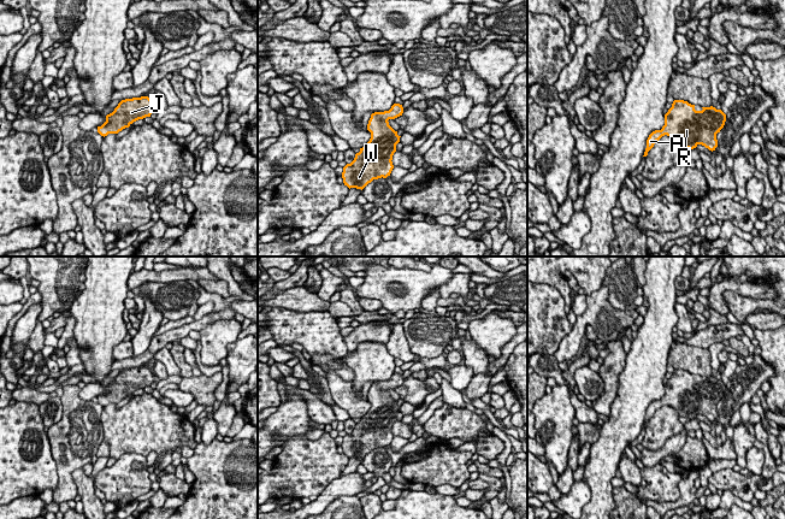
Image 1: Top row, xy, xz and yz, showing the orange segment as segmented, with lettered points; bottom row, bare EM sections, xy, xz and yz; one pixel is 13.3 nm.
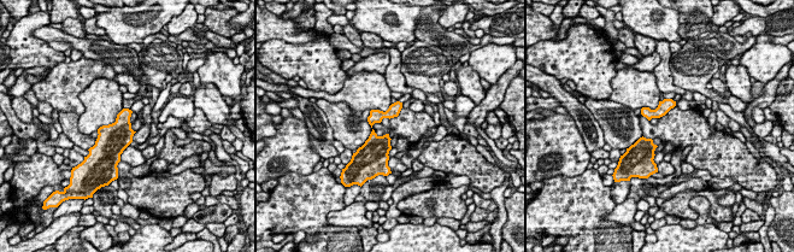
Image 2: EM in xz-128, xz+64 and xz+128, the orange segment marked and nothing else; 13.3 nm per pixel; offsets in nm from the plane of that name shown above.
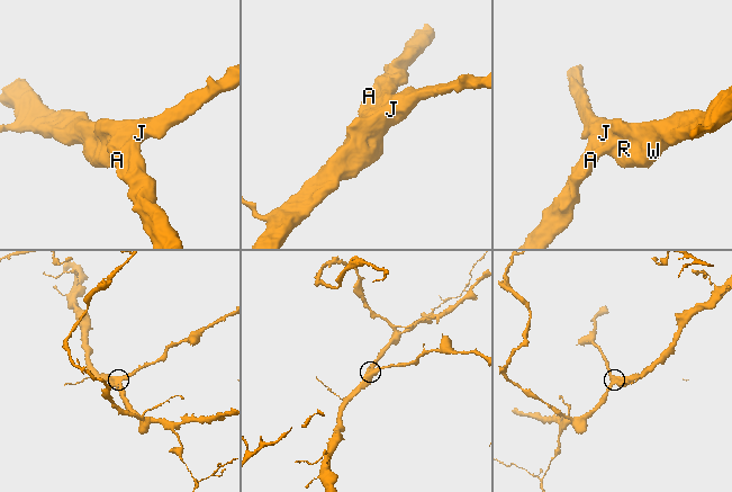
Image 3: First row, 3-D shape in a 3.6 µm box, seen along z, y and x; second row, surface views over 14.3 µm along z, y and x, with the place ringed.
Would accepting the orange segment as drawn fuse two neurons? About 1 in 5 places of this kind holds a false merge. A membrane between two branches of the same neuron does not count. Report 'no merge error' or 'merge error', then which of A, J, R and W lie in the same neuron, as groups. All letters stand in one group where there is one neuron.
no merge error | A J R W

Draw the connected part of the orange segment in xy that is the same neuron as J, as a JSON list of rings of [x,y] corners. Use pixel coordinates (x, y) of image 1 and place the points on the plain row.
[[[148,366],[122,370],[114,381],[106,385],[106,391],[98,396],[98,402],[104,407],[108,403],[118,403],[134,391],[150,387],[154,377],[153,371]]]

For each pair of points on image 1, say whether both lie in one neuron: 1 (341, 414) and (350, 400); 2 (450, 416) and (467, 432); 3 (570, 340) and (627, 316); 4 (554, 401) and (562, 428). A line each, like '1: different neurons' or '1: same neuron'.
1: different neurons
2: same neuron
3: same neuron
4: same neuron

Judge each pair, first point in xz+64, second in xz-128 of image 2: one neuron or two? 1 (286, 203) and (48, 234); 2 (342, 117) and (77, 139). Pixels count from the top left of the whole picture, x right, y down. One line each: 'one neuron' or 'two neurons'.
1: two neurons
2: one neuron

